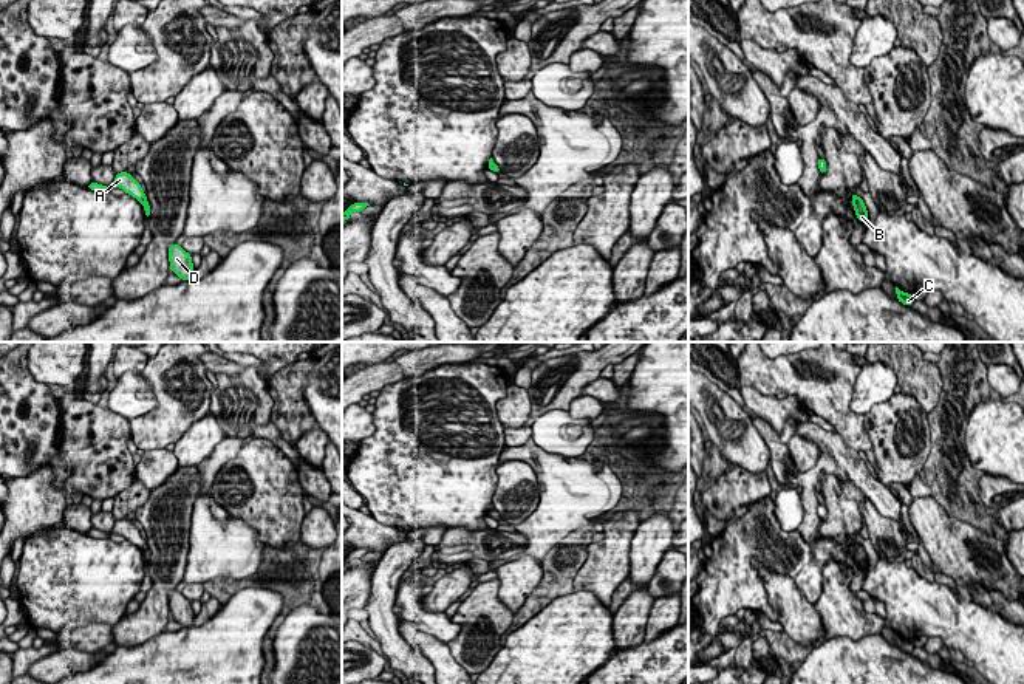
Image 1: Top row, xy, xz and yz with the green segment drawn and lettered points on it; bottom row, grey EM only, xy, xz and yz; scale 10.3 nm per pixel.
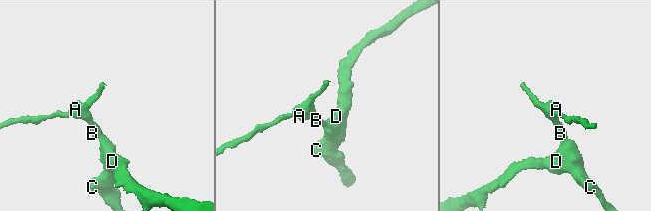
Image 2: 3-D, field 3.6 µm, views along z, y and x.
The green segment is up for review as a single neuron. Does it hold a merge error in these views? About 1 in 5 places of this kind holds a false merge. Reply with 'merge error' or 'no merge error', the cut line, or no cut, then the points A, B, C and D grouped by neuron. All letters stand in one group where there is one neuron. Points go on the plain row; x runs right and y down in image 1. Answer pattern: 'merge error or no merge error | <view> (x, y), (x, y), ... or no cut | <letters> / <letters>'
merge error | yz (860, 545), (853, 551) | A / B C D

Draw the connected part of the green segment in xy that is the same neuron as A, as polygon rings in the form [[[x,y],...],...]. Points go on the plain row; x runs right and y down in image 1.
[[[127,517],[121,518],[121,520],[116,520],[114,528],[113,528],[113,531],[110,534],[97,531],[94,528],[91,528],[87,532],[87,535],[94,537],[94,539],[110,539],[111,534],[122,535],[125,540],[136,545],[141,551],[147,549],[147,542],[141,535],[141,529],[136,528]]]

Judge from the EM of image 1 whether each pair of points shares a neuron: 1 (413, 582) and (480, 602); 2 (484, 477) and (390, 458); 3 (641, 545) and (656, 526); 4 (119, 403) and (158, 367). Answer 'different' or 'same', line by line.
1: different
2: same
3: same
4: different

